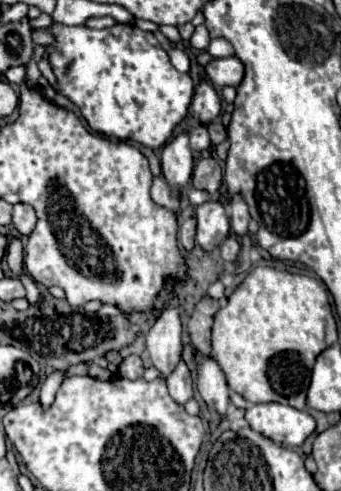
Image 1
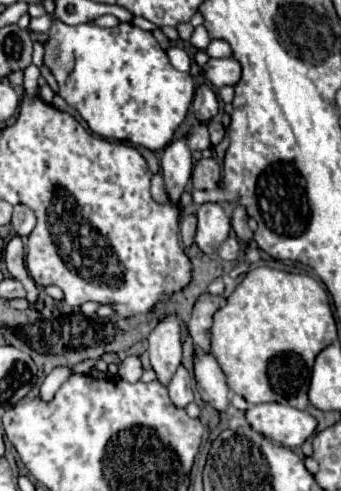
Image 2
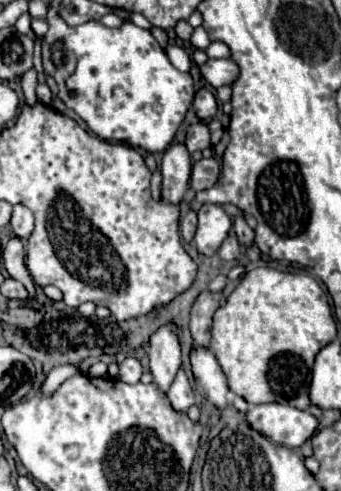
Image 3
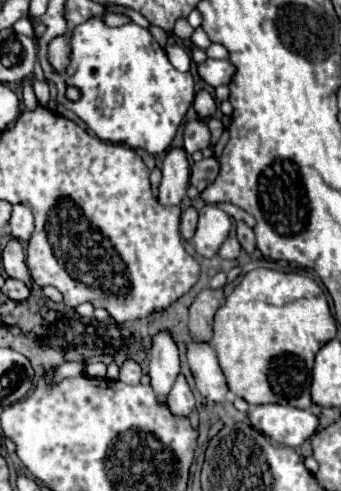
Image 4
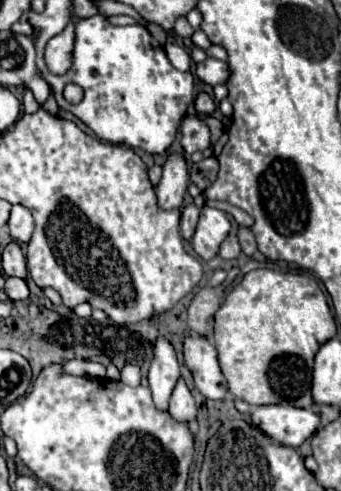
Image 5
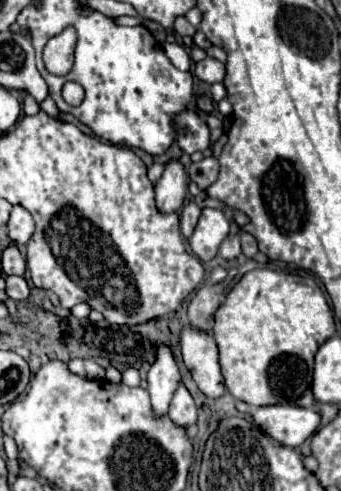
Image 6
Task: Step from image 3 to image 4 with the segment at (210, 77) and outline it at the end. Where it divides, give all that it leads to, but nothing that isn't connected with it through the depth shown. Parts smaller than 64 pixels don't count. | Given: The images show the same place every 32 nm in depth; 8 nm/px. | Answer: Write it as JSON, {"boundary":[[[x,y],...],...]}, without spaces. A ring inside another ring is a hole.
{"boundary":[[[208,58],[206,62],[198,64],[198,76],[208,82],[210,86],[222,86],[228,84],[234,74],[234,66],[228,60],[214,60]]]}

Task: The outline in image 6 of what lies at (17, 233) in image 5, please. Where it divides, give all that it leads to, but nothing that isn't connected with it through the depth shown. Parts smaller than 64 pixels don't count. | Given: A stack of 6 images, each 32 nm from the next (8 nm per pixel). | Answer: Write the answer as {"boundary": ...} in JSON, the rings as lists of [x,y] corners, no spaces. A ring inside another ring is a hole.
{"boundary":[[[14,206],[6,226],[8,226],[8,236],[16,244],[26,244],[30,240],[30,236],[34,234],[34,220],[32,220],[30,212],[24,210],[22,206]]]}

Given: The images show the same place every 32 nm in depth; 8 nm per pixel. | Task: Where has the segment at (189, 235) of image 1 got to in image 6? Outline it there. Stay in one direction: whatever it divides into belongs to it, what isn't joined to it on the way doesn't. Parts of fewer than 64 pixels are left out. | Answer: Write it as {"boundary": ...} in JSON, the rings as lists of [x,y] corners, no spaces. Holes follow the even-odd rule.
{"boundary":[[[188,202],[180,212],[180,230],[186,238],[190,238],[190,234],[194,232],[198,218],[200,218],[200,208],[196,206],[196,202]]]}

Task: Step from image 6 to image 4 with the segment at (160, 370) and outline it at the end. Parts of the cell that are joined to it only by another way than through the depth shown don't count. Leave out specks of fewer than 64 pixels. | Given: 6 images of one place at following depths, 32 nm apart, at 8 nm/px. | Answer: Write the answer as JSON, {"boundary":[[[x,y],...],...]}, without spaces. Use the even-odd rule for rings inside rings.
{"boundary":[[[160,332],[152,340],[150,350],[150,386],[156,392],[156,400],[166,406],[168,392],[172,390],[172,384],[176,382],[176,376],[180,374],[180,360],[178,360],[178,348],[170,334]]]}

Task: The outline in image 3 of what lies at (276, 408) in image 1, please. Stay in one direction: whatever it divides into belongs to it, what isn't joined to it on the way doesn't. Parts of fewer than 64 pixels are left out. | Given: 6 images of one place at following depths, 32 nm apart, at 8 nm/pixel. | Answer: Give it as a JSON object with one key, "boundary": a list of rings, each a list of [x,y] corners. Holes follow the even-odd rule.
{"boundary":[[[258,404],[248,410],[248,422],[272,442],[288,448],[302,446],[318,428],[316,416],[284,404]]]}

